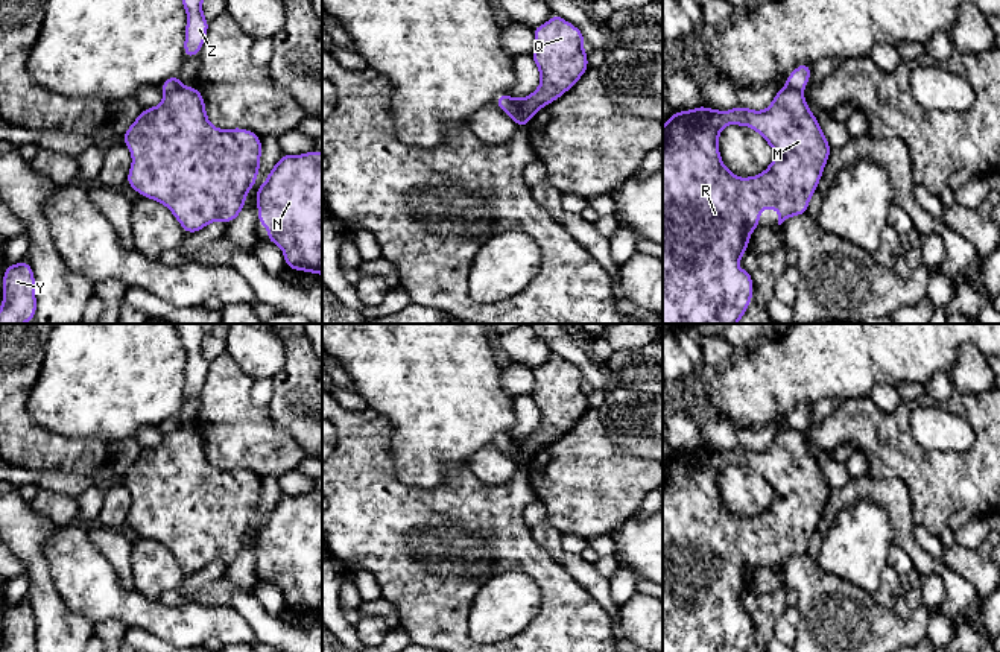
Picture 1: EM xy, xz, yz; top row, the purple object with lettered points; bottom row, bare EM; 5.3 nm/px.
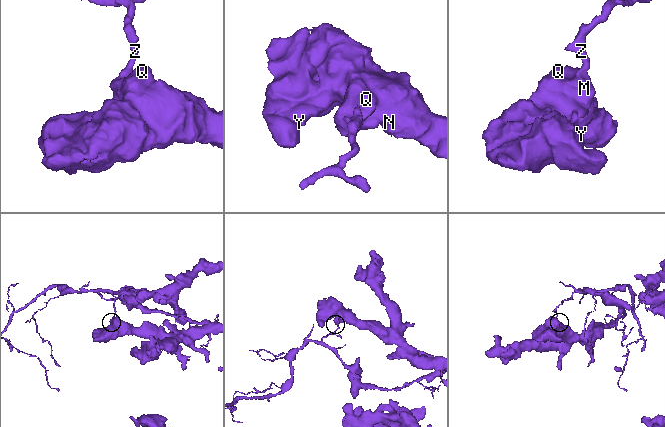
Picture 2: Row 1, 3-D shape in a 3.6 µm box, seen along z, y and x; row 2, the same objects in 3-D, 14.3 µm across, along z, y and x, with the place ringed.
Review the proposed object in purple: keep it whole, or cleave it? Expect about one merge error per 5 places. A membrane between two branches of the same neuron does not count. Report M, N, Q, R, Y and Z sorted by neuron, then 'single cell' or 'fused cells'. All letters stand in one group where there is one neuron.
M N Q R Y / Z | fused cells

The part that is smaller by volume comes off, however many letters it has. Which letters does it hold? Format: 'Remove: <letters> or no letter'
Remove: Z

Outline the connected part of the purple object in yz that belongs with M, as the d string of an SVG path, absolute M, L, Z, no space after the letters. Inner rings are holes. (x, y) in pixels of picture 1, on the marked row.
M780 88L764 111L737 105L717 111L704 105L673 112L663 126L663 324L737 324L746 313L754 284L751 272L736 269L748 251L752 231L760 225L763 208L778 210L778 225L792 216L807 213L809 201L818 188L831 147L798 90ZM726 125L749 126L775 152L775 160L755 176L739 178L726 169L719 154L719 134Z

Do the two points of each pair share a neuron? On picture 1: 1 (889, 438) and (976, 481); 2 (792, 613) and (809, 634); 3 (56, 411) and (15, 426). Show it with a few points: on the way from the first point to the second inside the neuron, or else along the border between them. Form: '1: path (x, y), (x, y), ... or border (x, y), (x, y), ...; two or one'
1: path (911, 459), (936, 481), (955, 481); one
2: border (795, 607), (798, 611), (797, 636); two
3: border (34, 383), (28, 412), (44, 427), (66, 435); two

